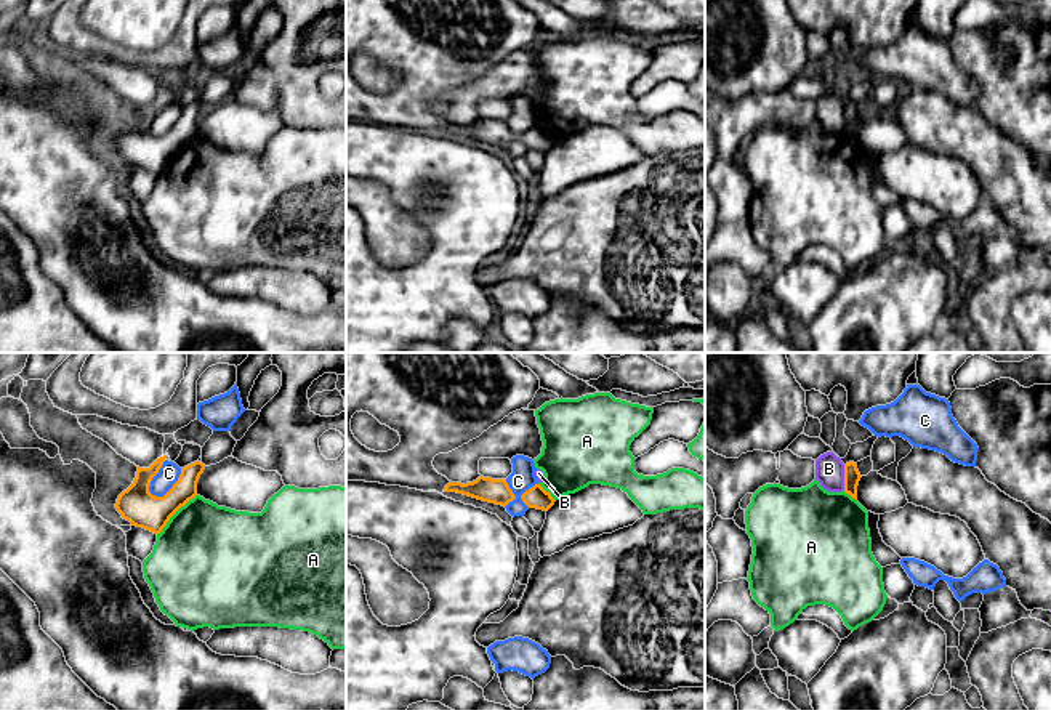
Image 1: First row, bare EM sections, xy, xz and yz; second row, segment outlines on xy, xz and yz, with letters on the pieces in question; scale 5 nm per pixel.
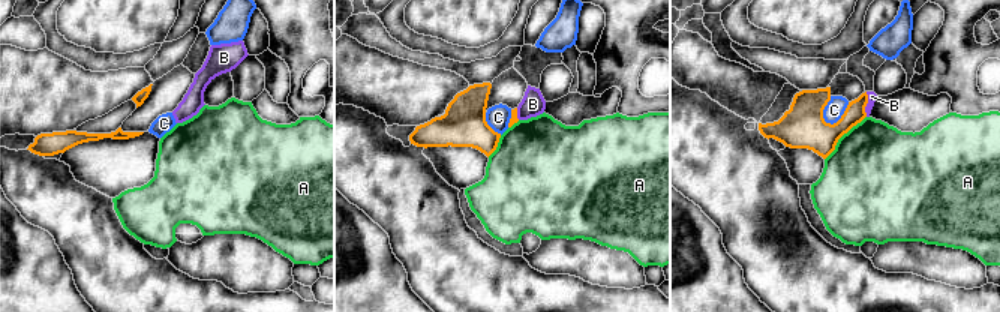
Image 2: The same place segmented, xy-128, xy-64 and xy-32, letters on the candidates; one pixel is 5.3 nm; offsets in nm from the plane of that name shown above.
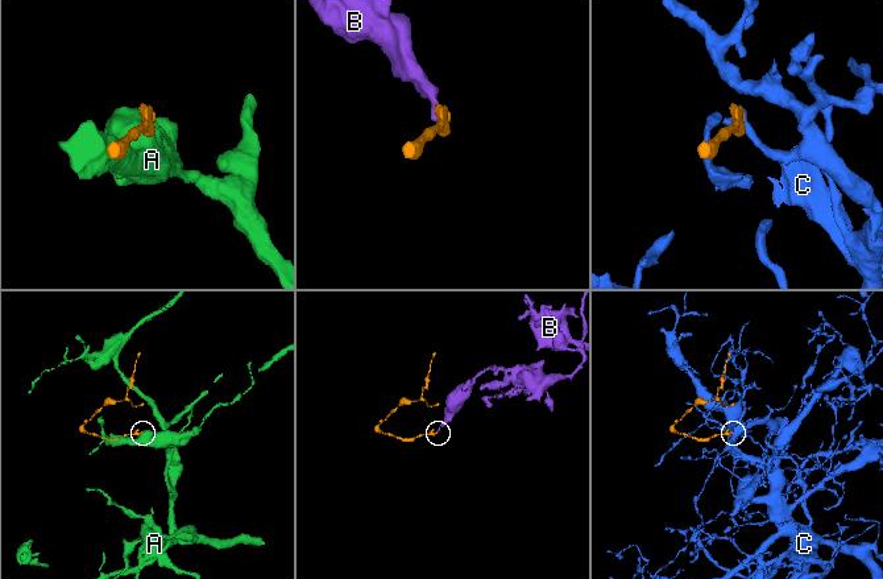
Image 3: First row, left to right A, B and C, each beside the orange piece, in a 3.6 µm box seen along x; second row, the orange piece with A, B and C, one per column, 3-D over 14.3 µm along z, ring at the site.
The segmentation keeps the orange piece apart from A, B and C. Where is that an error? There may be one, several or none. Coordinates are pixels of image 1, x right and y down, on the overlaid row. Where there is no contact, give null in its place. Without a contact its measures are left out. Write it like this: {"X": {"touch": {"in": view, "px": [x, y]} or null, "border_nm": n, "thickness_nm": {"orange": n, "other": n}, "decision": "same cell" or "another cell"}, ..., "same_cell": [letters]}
{"A": {"touch": {"in": "xy", "px": [175, 512]}, "border_nm": 280, "thickness_nm": {"orange": 180, "other": 480}, "decision": "another cell"}, "B": {"touch": {"in": "yz", "px": [845, 478]}, "border_nm": 130, "thickness_nm": {"orange": 80, "other": 140}, "decision": "another cell"}, "C": {"touch": {"in": "xy", "px": [170, 489]}, "border_nm": 200, "thickness_nm": {"orange": 180, "other": 100}, "decision": "another cell"}, "same_cell": []}

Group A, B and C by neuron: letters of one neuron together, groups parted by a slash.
A / B / C

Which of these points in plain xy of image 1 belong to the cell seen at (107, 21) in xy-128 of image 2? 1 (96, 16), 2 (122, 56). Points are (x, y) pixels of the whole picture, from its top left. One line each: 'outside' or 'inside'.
1: inside
2: outside

